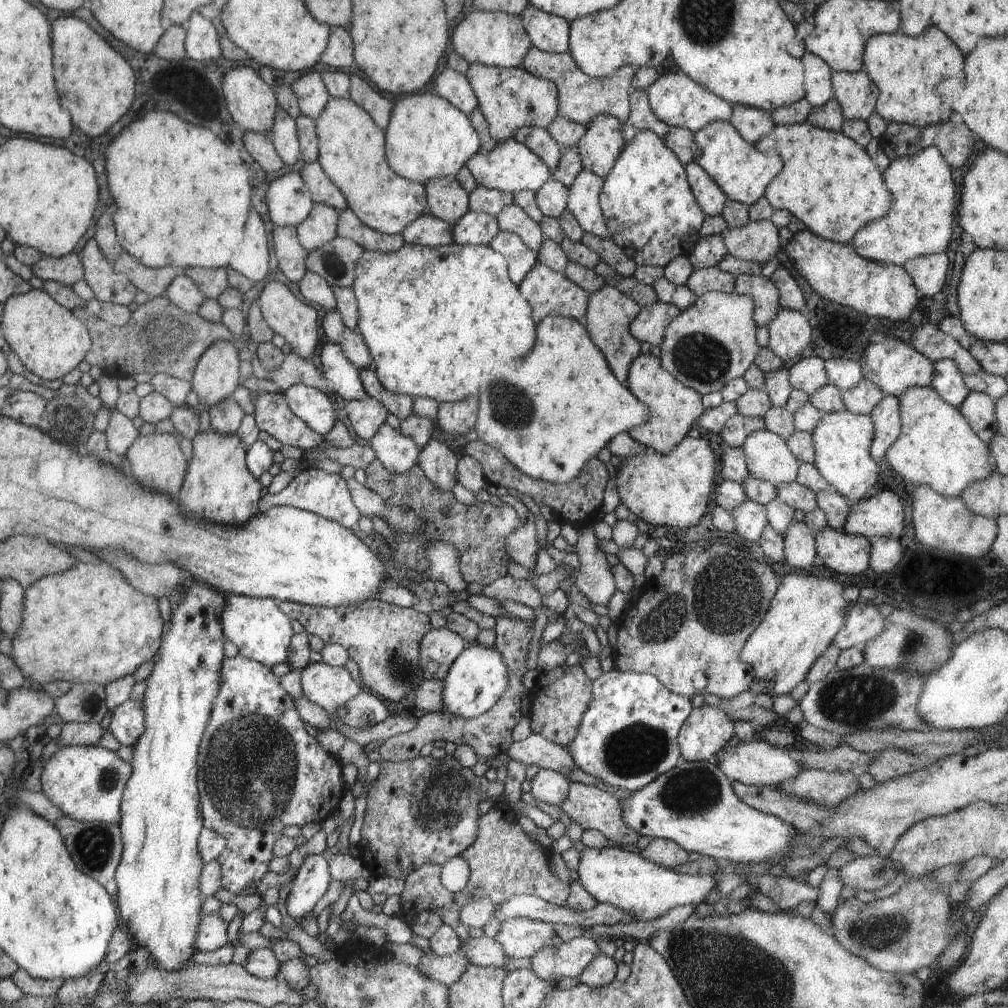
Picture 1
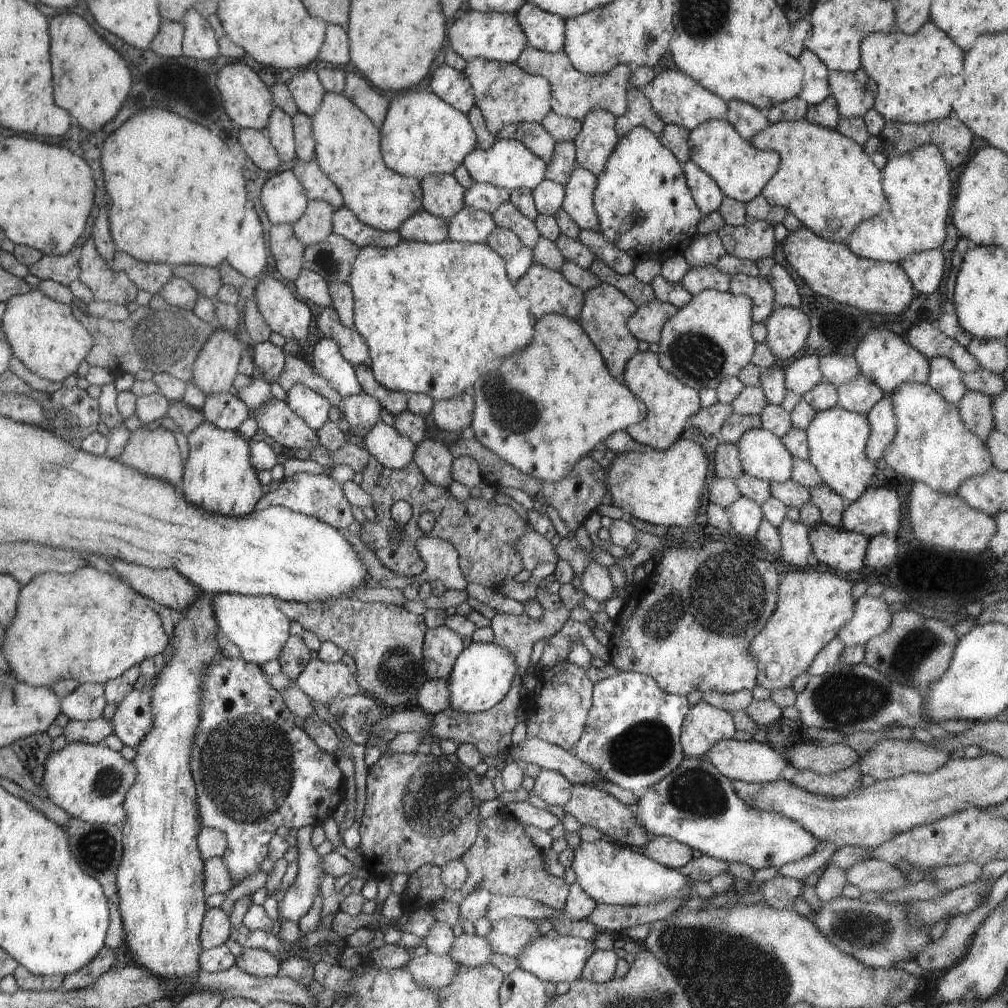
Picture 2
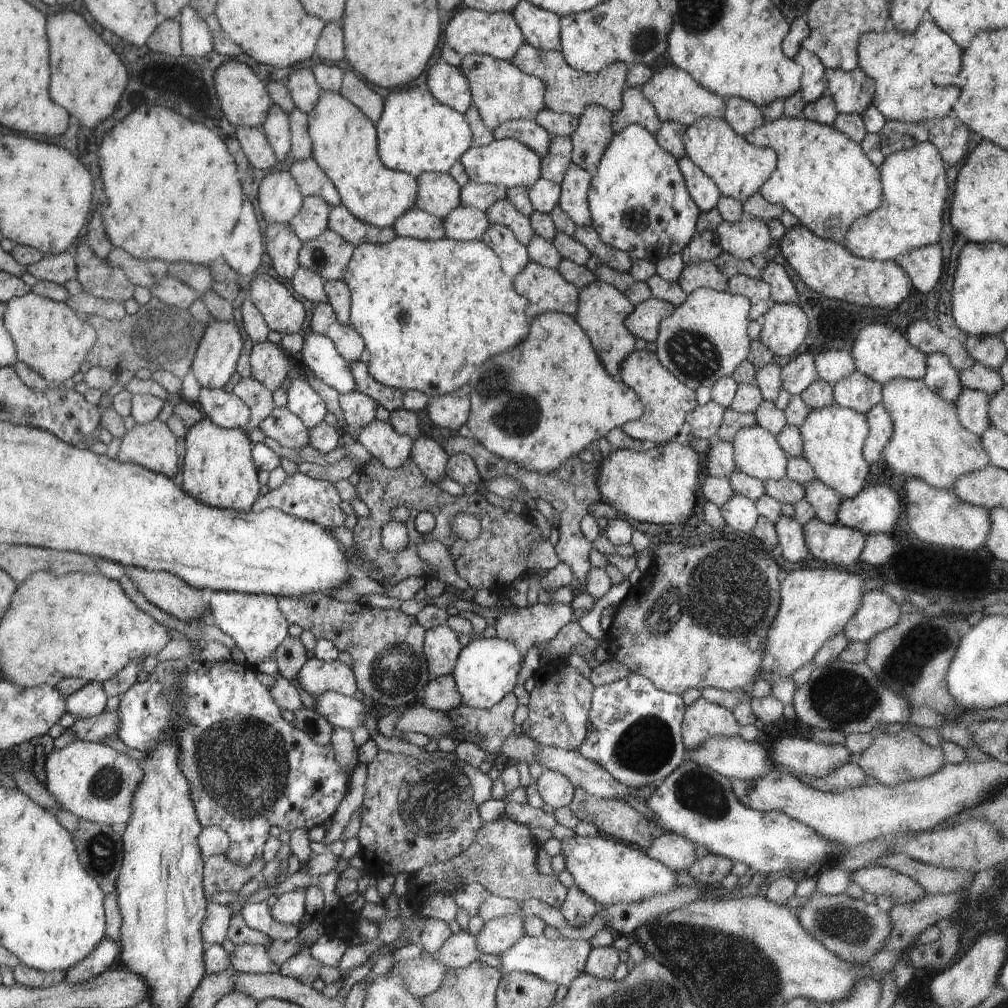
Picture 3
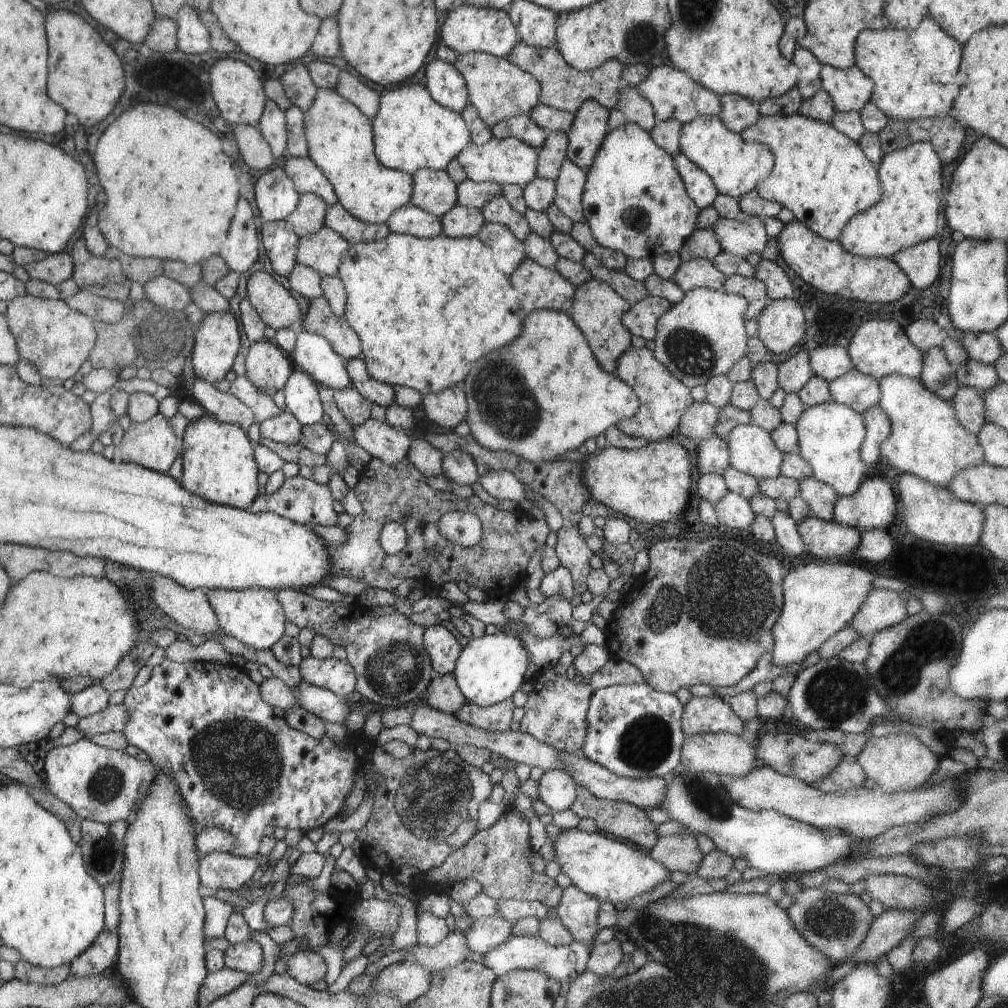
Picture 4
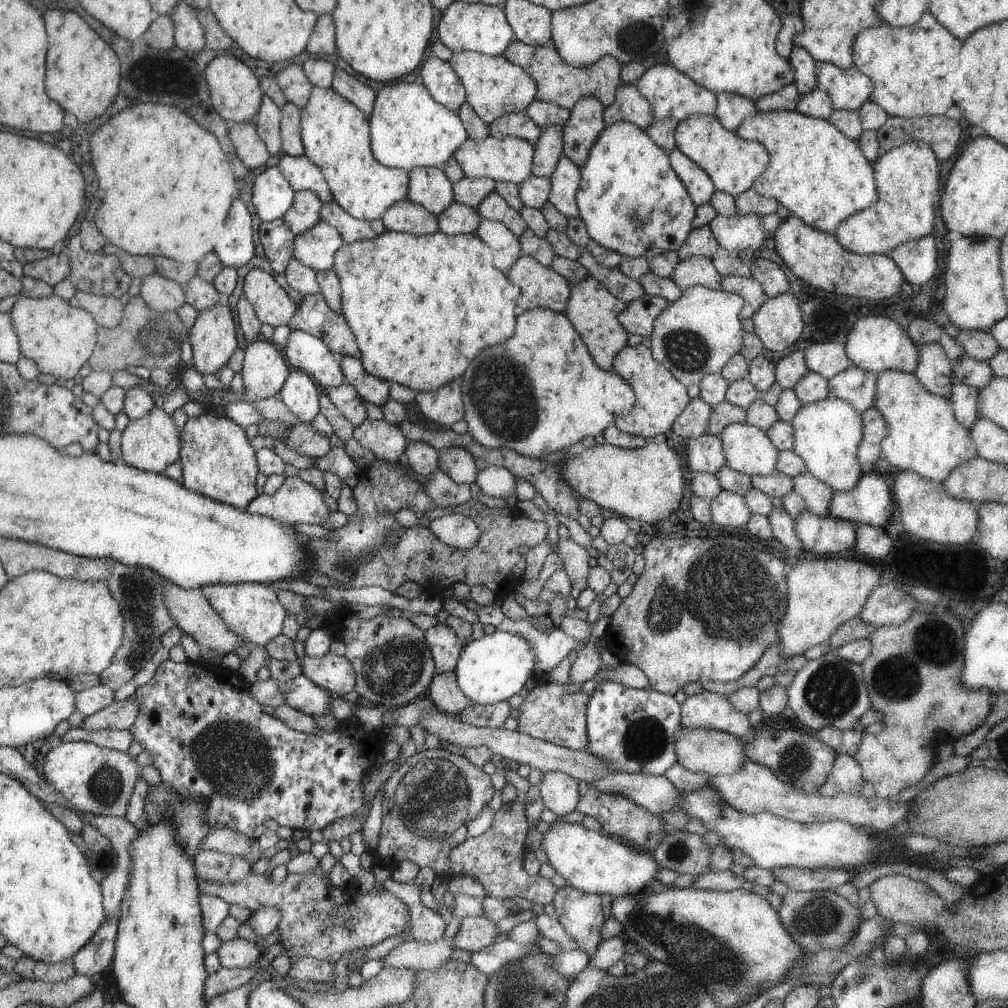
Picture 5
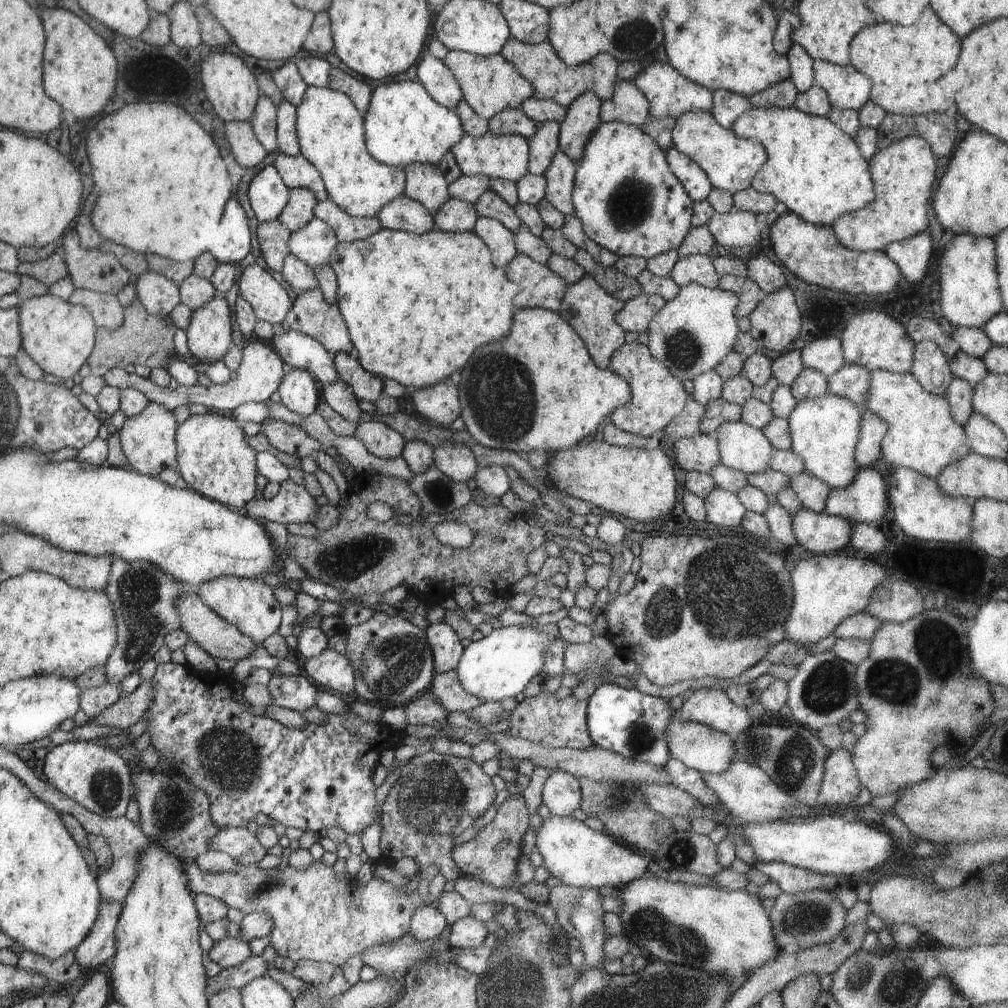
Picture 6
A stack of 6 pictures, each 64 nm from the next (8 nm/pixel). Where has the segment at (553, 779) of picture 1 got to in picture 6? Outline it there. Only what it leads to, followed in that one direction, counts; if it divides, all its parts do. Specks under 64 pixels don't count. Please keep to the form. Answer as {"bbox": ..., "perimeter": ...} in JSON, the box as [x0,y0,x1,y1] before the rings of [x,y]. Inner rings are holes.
{"bbox":[542,771,580,816],"perimeter":[[[566,771],[552,772],[543,787],[542,798],[552,815],[570,816],[580,808],[580,780]]]}

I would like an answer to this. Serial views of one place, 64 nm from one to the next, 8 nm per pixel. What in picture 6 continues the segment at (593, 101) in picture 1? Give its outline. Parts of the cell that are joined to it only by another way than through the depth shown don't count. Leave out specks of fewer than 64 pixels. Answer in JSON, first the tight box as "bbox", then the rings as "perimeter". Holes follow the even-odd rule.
{"bbox":[499,38,619,108],"perimeter":[[[511,38],[499,52],[534,87],[537,99],[552,99],[564,108],[585,92],[596,93],[602,102],[613,98],[613,90],[619,81],[619,60],[610,53],[600,53],[584,64],[567,65],[557,55],[556,49],[547,40],[538,44],[526,44]]]}

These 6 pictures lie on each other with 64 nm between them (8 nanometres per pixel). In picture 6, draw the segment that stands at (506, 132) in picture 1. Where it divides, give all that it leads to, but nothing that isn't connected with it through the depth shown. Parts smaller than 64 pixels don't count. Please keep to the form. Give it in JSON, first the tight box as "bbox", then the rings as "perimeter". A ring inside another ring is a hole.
{"bbox":[443,51,534,120],"perimeter":[[[448,51],[443,60],[450,72],[453,72],[458,84],[461,85],[465,101],[478,116],[486,120],[491,119],[505,108],[520,107],[526,99],[534,94],[533,85],[500,53],[482,56],[464,51]]]}

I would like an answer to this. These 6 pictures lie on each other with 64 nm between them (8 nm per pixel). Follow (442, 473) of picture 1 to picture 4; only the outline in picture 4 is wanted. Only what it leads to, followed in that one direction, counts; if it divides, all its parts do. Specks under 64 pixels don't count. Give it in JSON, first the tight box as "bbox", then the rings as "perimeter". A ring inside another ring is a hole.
{"bbox":[406,439,443,477],"perimeter":[[[412,439],[406,458],[414,465],[414,468],[417,468],[425,477],[438,477],[439,474],[443,473],[443,452],[434,448],[434,446],[424,439]]]}

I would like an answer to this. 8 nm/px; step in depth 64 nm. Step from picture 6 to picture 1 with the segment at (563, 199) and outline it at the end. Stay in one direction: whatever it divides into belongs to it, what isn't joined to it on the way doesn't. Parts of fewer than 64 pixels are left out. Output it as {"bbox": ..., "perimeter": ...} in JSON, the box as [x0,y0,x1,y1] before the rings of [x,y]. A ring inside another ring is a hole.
{"bbox":[567,169,609,238],"perimeter":[[[584,169],[569,186],[567,208],[586,233],[609,238],[609,228],[601,209],[603,178]]]}

